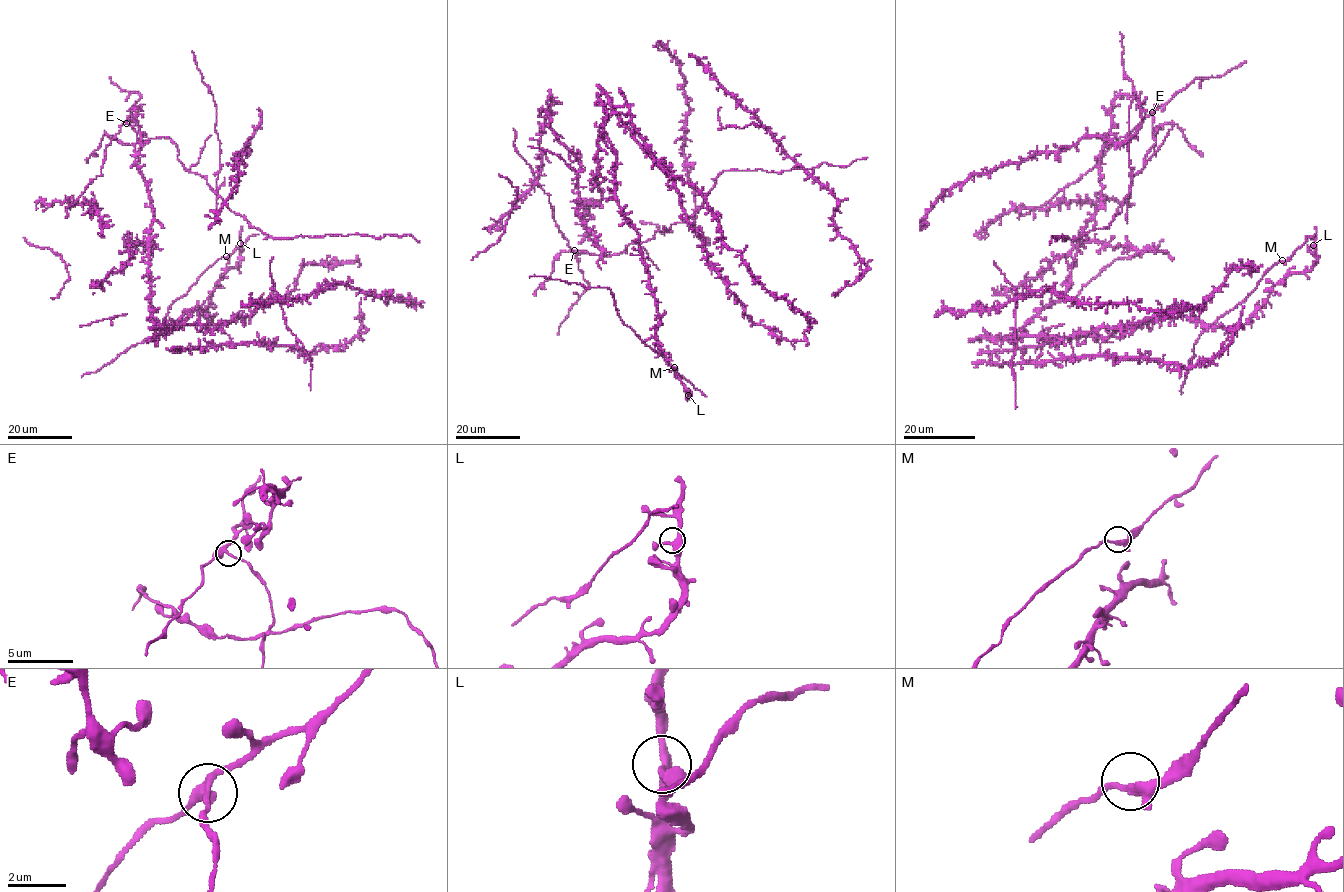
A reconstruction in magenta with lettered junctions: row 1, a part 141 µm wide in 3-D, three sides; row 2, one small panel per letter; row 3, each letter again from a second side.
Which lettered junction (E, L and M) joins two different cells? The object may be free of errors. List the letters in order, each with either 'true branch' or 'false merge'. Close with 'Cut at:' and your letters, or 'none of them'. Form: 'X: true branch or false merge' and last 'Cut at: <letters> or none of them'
E: false merge
L: true branch
M: true branch
Cut at: E

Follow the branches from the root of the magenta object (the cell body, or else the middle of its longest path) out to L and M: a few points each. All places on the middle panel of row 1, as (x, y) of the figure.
L: (609, 118), (602, 126), (616, 155), (616, 201), (638, 234), (660, 319), (656, 345), (688, 395)
M: (609, 118), (616, 201), (638, 234), (656, 345), (688, 397), (694, 386), (674, 367)

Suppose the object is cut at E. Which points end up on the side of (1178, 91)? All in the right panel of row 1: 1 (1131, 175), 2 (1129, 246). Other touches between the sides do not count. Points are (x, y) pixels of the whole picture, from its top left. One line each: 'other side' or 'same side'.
1: other side
2: same side

